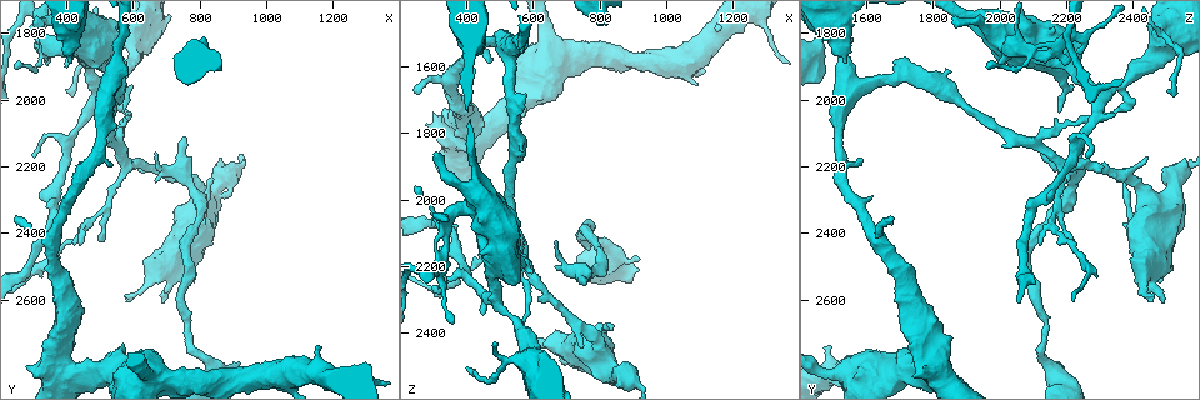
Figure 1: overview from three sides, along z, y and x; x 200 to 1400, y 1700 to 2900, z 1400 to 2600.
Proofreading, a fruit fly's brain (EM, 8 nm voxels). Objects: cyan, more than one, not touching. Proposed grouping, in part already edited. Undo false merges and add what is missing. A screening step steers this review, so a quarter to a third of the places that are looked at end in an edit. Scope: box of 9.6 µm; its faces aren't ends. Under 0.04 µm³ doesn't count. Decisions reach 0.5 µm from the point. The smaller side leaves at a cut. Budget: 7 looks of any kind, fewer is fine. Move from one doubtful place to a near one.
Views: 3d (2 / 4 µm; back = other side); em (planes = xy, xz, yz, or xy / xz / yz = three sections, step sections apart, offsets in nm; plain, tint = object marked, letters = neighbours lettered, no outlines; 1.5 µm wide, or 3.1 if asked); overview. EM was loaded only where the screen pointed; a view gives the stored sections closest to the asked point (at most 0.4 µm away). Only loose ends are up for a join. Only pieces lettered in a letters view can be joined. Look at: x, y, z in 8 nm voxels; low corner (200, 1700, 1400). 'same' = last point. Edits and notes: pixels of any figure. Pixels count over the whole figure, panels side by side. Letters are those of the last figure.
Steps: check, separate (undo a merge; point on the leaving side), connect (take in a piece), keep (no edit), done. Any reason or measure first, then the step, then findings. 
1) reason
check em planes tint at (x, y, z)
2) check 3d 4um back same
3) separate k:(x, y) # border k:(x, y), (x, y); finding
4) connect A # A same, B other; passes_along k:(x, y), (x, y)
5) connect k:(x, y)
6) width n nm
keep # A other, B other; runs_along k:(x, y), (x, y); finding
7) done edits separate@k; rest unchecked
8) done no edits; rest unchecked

an open end
check 3d 4um at (500, 2420, 2210)

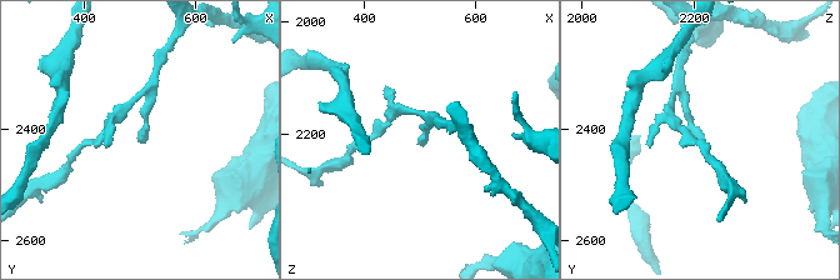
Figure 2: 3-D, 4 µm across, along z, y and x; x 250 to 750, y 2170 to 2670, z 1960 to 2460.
shape alone is not enough
check em yz step 4 letters at (495, 2425, 2220)

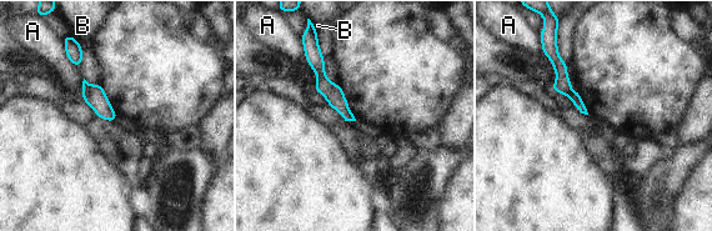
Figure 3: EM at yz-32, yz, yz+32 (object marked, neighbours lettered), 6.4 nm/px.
longest_contact A 240 nm
keep # A other, B other; runs_along 3:(316, 59), (324, 85), (350, 117); no lettered piece goes on from it

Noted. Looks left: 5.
an open end
check 3d 2um at (760, 2120, 2250)

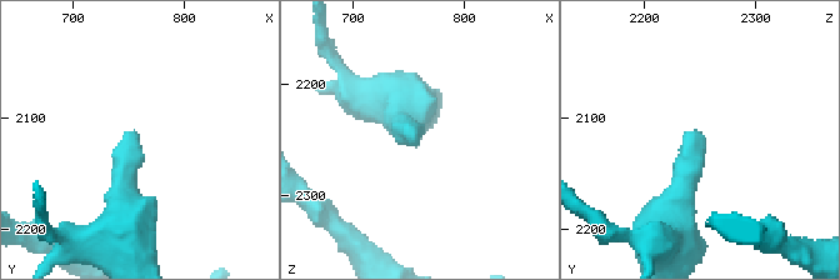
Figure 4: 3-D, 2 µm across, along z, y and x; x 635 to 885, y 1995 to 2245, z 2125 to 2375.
check em xz step 8 tint at (756, 2114, 2254)

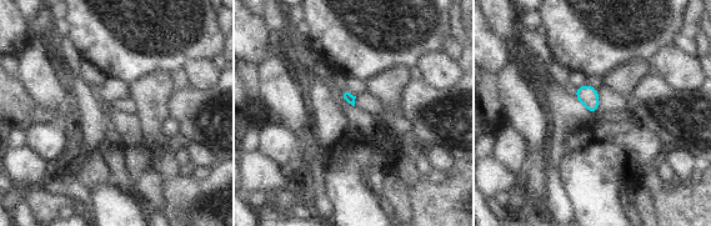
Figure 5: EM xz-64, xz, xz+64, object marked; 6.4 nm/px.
see the neighbours
check em xz step 8 letters same

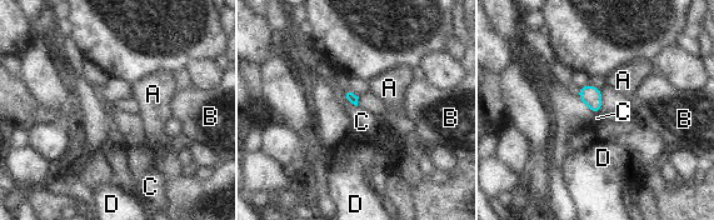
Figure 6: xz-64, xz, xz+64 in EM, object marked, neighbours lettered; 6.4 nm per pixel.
keep # A other, B other, C other, D other; border 6:(344, 98), (356, 106); none of them fits

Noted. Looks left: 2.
check em planes letters at (290, 2830, 1730)

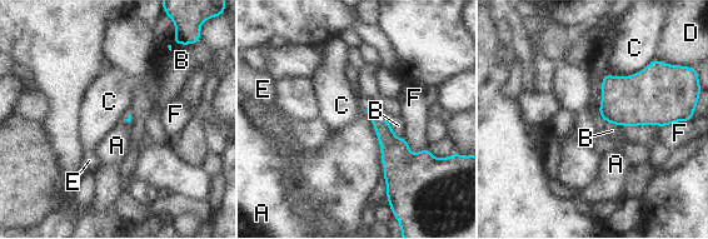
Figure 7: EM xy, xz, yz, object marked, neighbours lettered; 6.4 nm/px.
longest_contact A 440 nm
keep # A other, B other, C other, D other, E other, F other; border 7:(639, 70), (621, 76), (607, 74); none of them fits

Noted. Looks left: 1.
done no edits; rest unchecked

